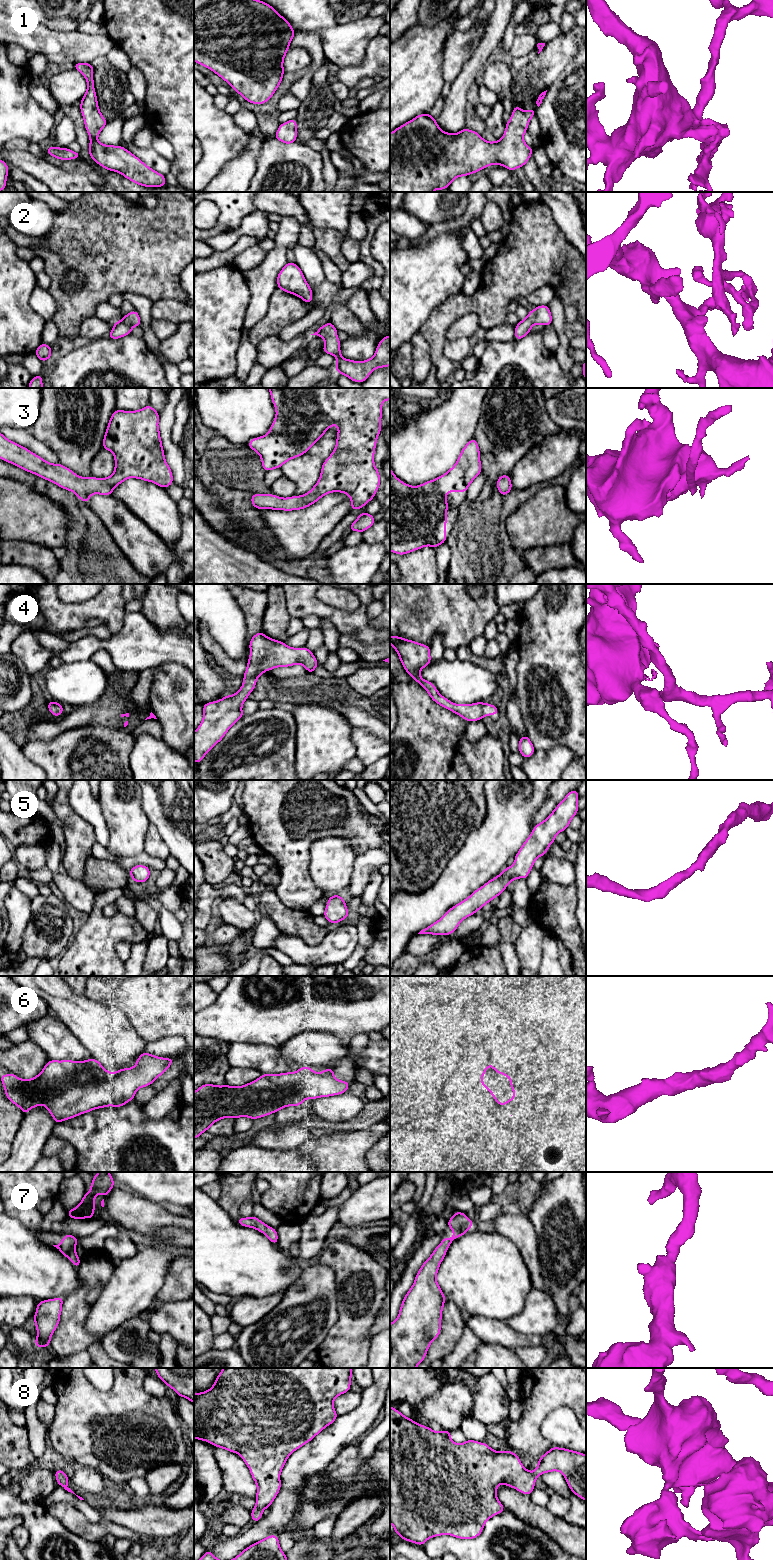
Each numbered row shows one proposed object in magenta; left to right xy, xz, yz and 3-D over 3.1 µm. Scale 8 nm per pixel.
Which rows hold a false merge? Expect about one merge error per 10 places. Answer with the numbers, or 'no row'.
no row

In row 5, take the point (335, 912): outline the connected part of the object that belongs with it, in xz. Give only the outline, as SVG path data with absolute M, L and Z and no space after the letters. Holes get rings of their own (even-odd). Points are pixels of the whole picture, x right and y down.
M341 895L329 896L329 901L326 903L323 917L325 917L331 924L339 923L349 917L348 908Z

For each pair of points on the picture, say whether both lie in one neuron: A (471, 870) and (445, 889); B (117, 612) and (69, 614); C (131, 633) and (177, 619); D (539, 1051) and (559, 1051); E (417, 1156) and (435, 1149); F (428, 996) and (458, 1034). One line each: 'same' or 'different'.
A: same
B: same
C: different
D: different
E: different
F: different

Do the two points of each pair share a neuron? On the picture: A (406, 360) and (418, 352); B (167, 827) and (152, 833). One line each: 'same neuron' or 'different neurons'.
A: different neurons
B: different neurons

